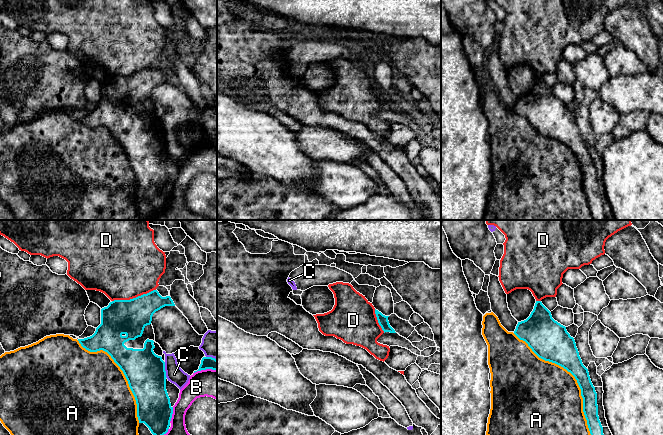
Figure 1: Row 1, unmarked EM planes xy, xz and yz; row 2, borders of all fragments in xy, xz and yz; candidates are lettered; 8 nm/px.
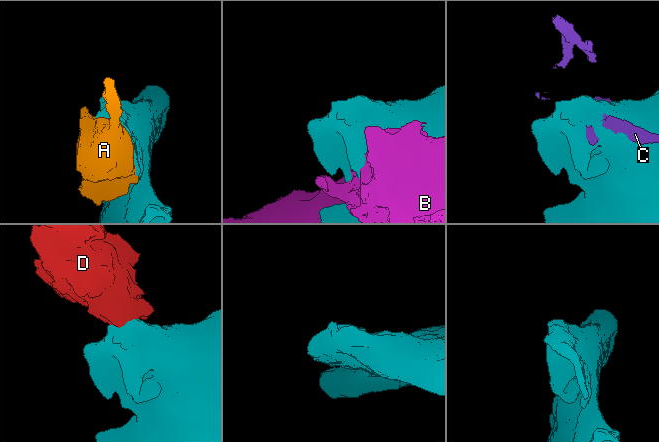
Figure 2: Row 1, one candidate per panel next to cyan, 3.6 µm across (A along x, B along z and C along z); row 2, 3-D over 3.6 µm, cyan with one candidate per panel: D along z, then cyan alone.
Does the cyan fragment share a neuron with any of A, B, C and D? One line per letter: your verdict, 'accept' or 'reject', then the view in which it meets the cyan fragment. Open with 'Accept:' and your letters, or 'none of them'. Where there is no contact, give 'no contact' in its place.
Accept: none of them
A: reject; meets cyan in yz
B: reject; meets cyan in xy
C: reject; meets cyan in xy
D: reject; meets cyan in xy

